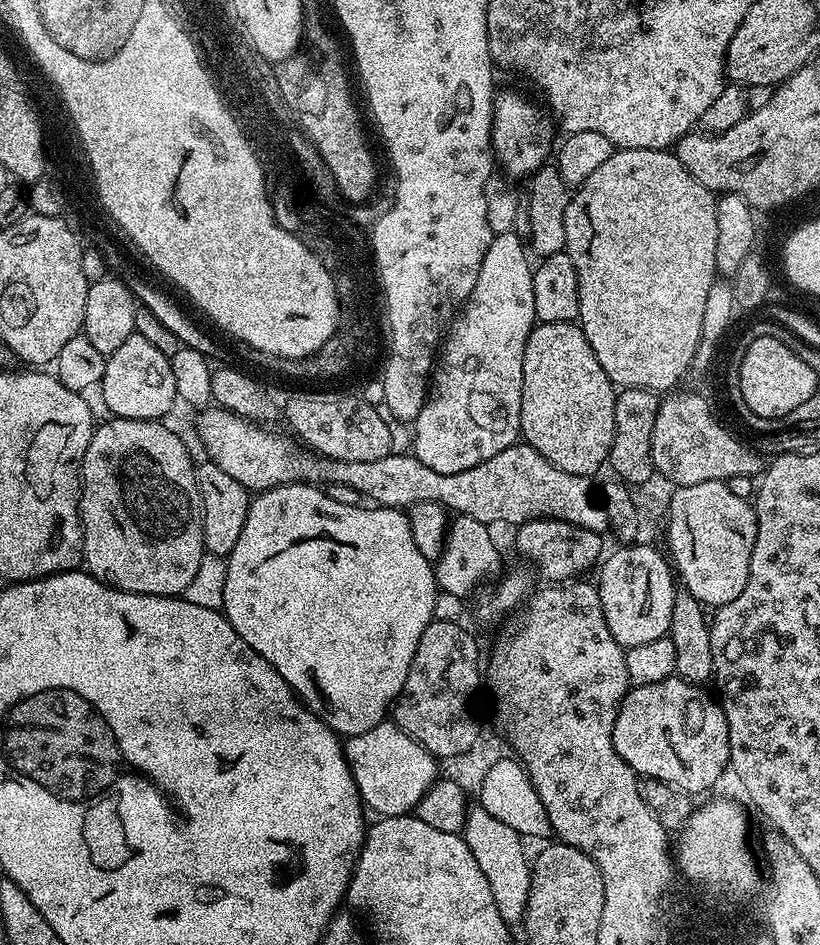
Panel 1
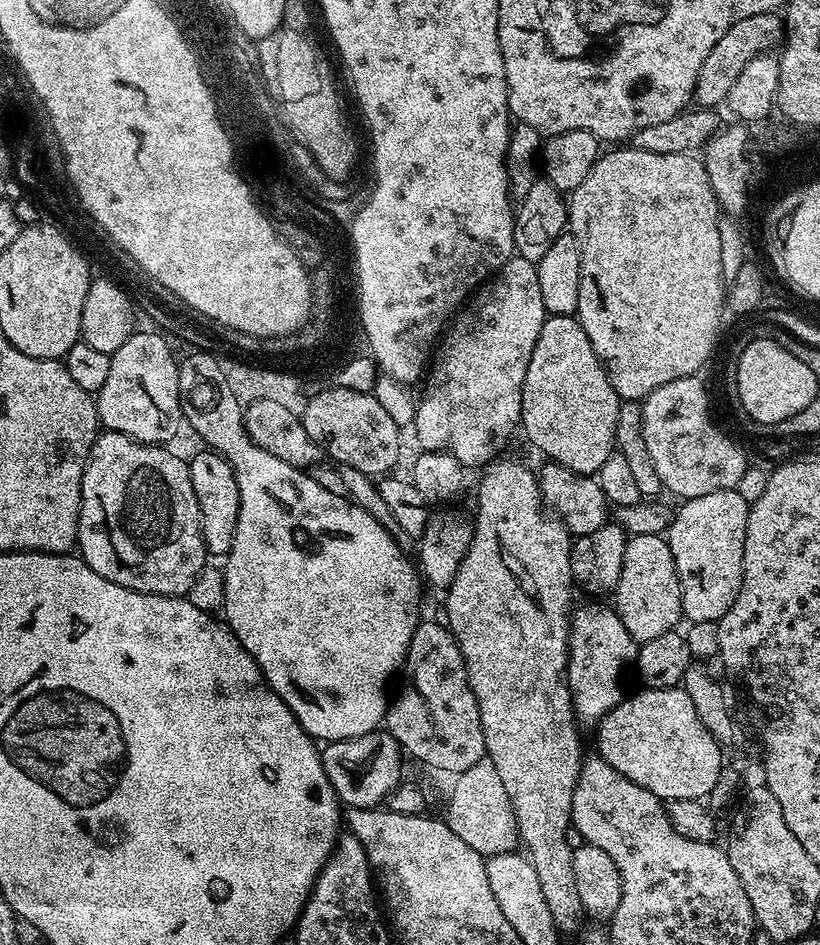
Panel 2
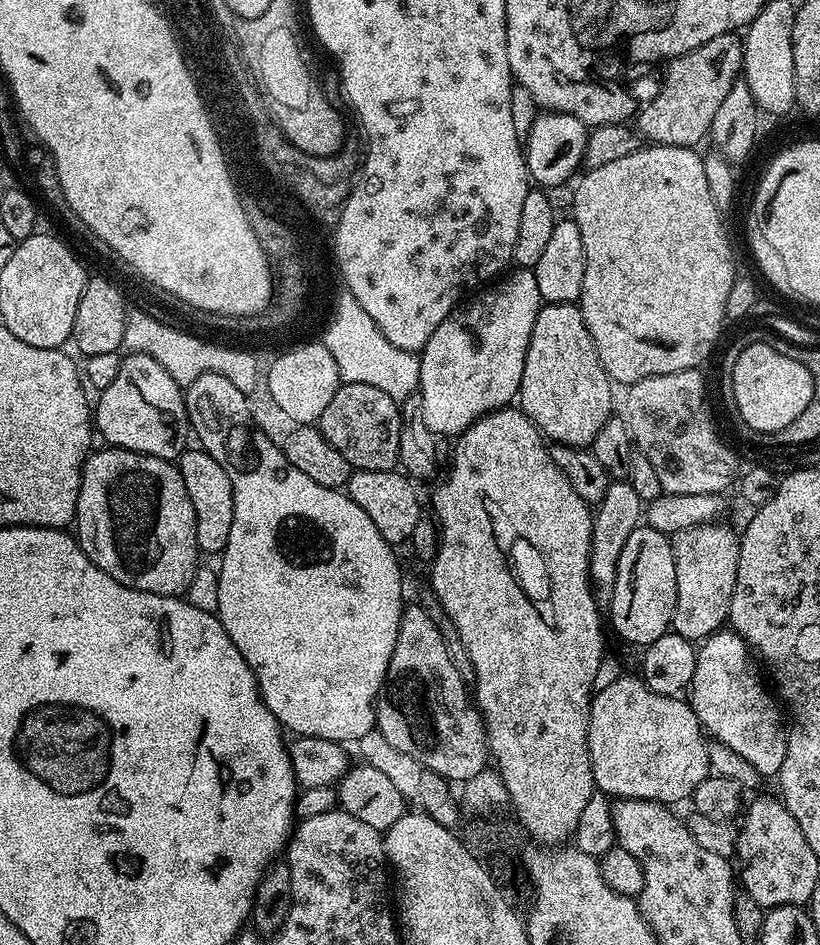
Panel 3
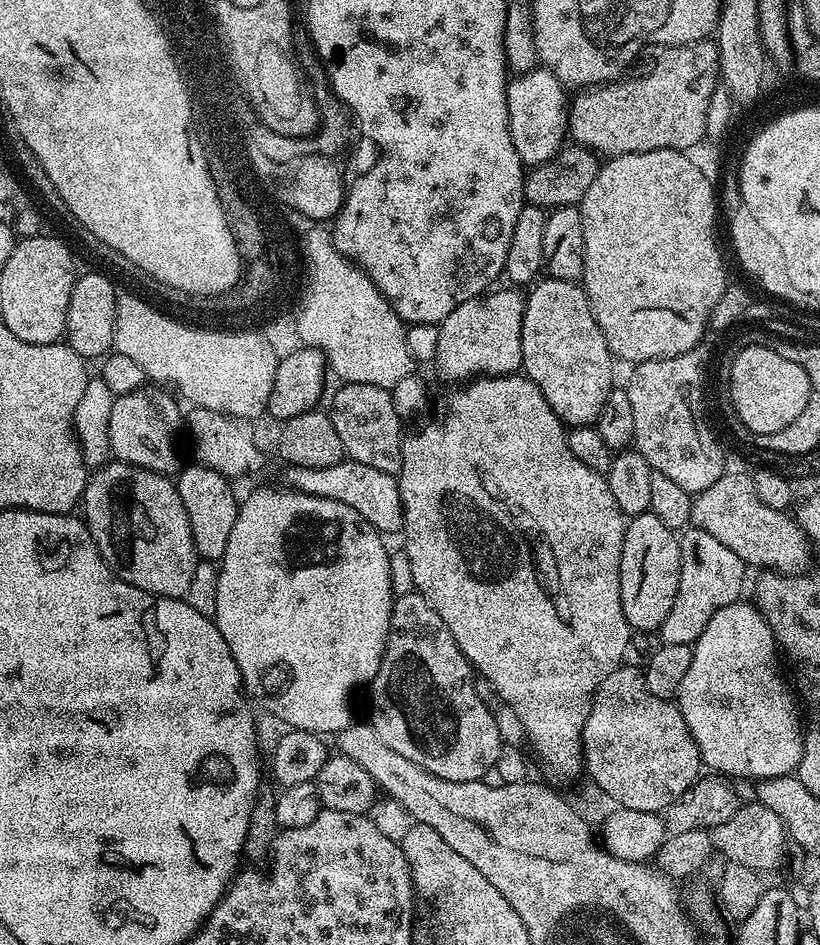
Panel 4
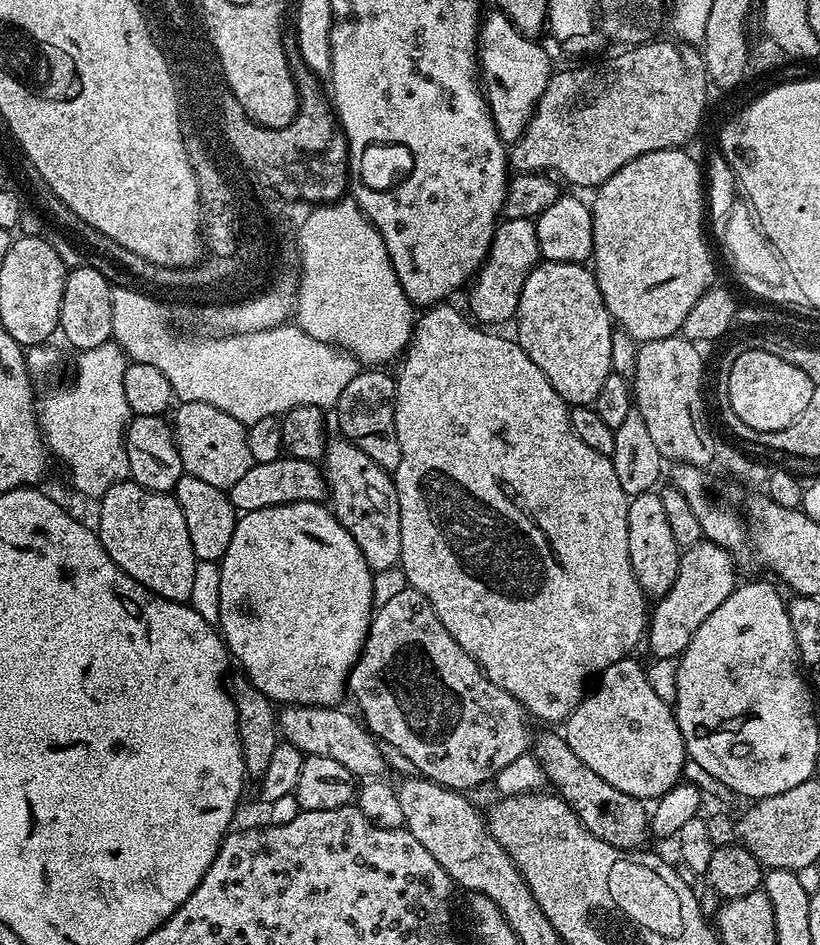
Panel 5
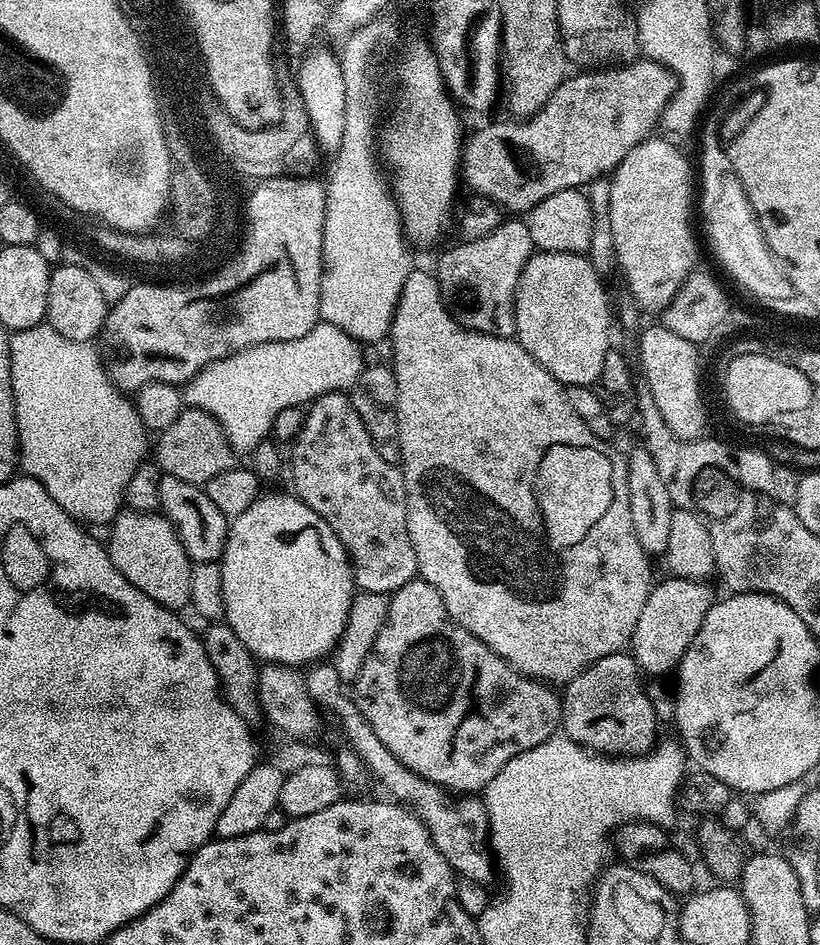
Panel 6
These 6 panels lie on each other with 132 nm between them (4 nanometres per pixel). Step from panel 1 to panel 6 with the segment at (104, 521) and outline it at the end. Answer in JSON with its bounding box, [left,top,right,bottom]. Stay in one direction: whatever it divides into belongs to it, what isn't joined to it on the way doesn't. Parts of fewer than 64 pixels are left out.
[106,510,193,610]

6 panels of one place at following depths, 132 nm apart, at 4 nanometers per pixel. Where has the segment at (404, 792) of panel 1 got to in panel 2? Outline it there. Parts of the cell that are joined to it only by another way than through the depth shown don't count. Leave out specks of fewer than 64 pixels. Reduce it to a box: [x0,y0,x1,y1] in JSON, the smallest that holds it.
[320,730,405,808]

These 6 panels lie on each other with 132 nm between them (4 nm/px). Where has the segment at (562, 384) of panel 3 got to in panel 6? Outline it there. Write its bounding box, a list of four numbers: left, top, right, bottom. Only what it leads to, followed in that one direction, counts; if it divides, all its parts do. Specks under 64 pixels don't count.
[515,251,610,385]

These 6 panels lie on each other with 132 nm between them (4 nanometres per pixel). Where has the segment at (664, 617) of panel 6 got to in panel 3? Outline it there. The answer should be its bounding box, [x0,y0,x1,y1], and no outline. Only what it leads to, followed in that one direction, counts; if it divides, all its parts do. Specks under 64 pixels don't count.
[671,522,740,642]

